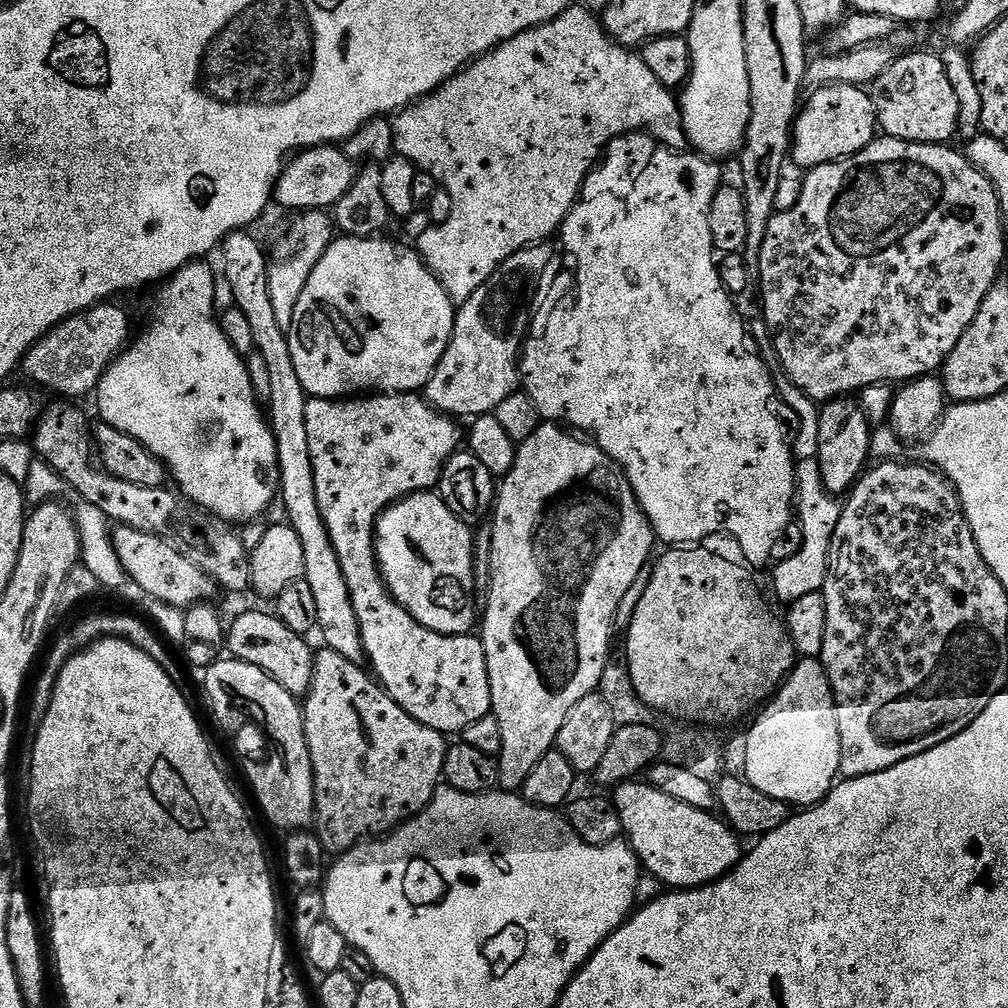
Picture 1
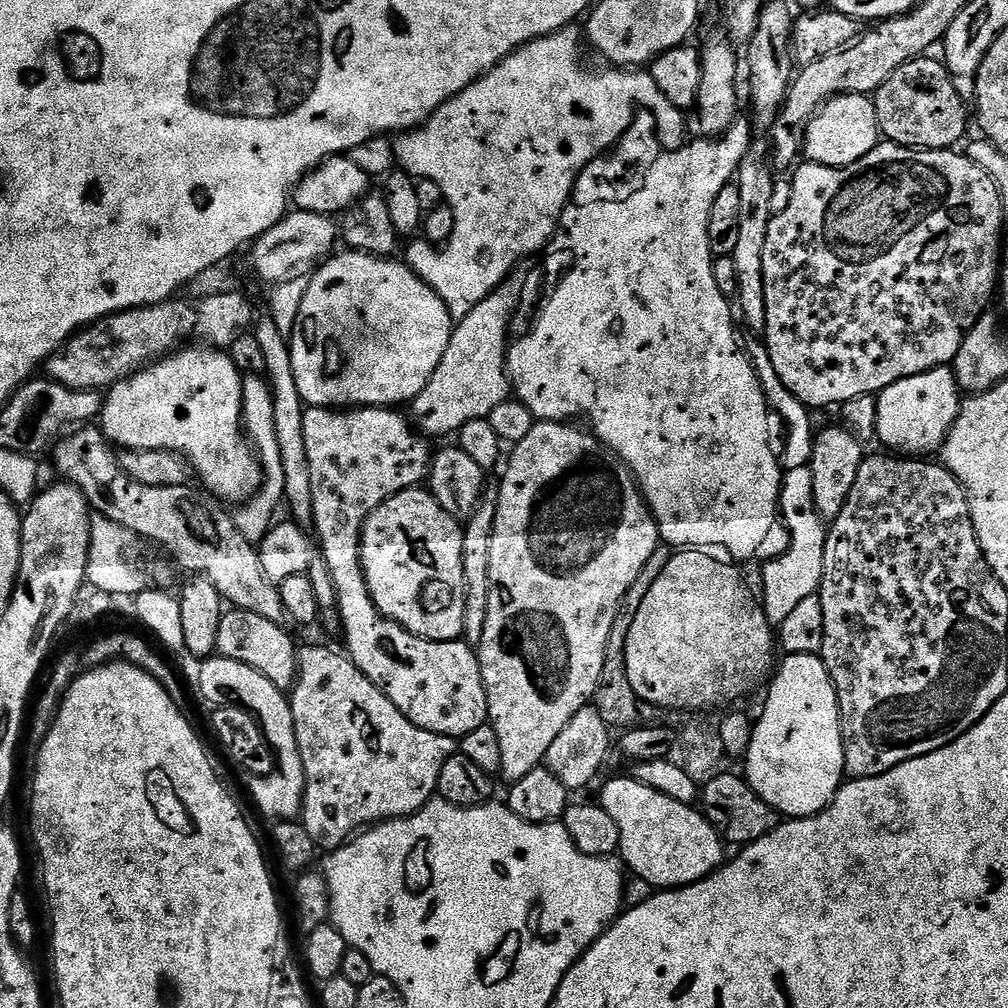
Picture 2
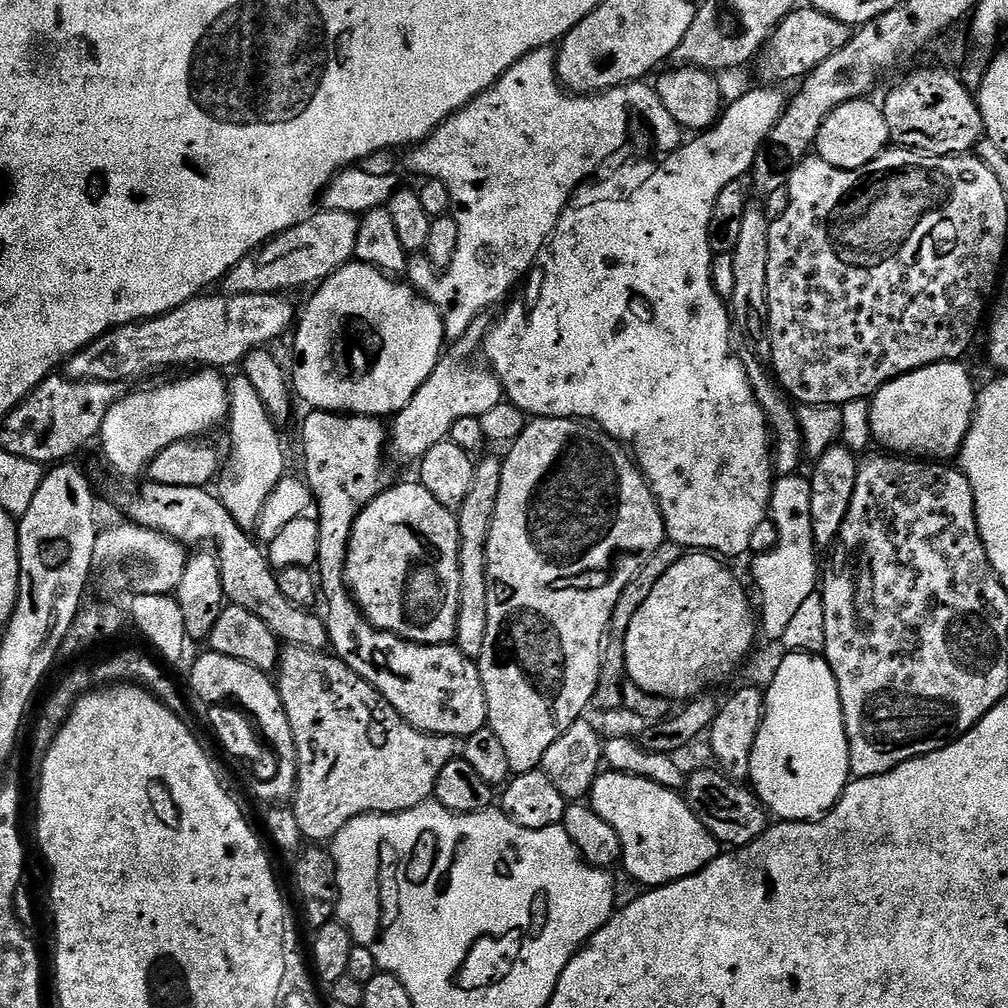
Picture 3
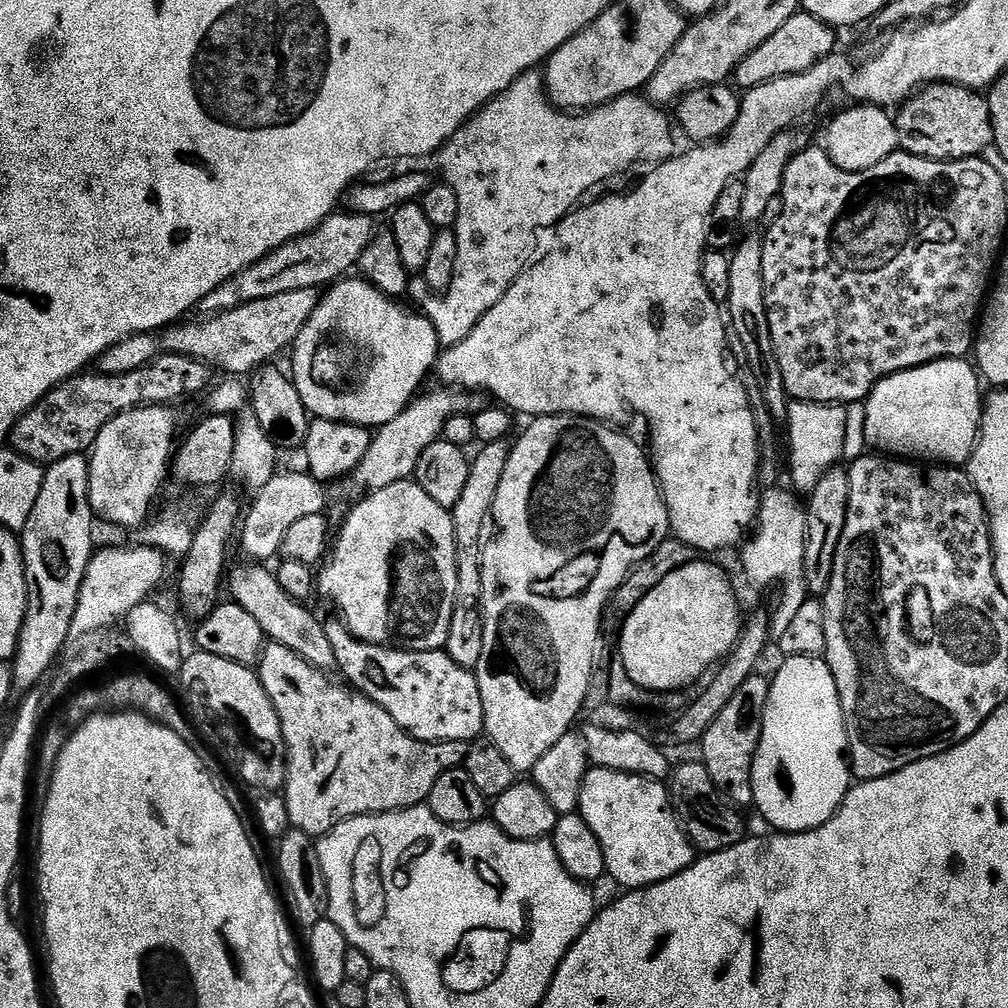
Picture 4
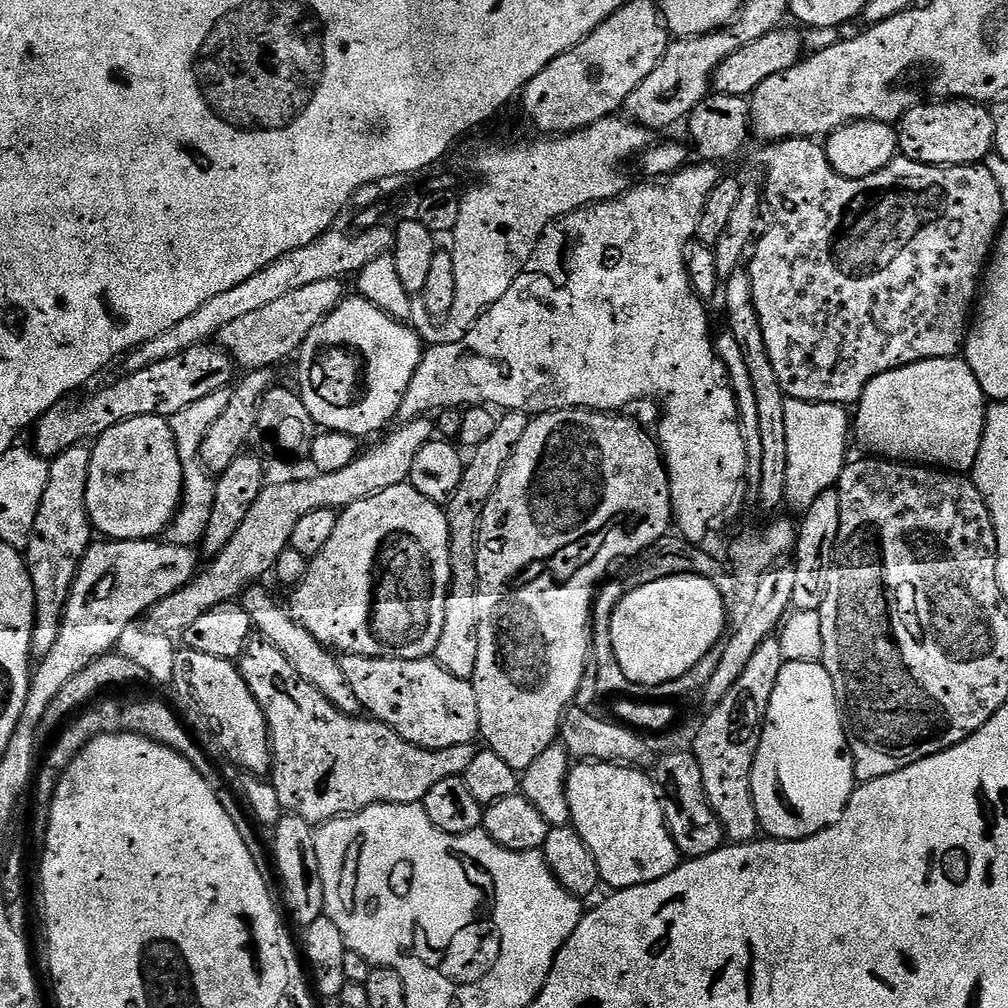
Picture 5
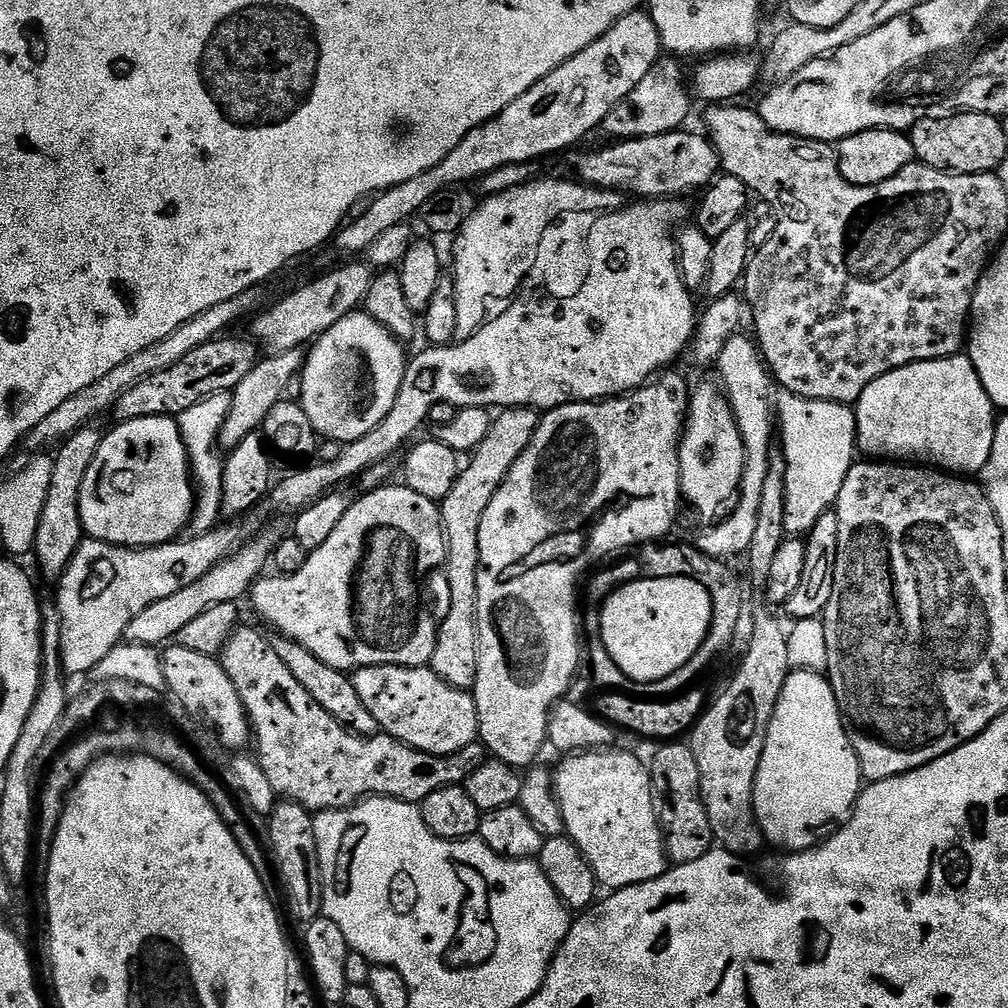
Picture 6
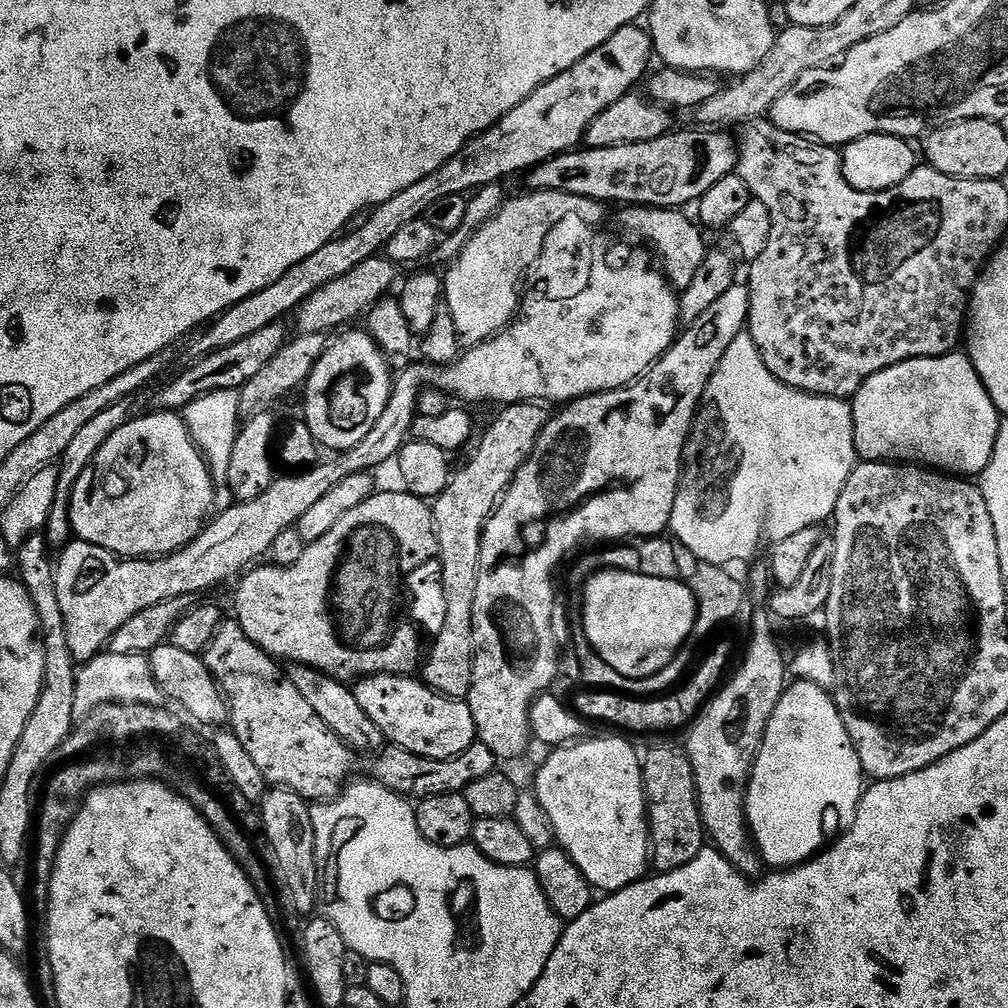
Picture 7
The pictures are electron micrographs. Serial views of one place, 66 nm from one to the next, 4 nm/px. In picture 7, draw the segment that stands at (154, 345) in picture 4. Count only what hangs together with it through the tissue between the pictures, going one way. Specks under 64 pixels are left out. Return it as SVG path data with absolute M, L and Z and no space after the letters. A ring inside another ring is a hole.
M387 255L371 256L362 262L362 266L354 266L348 274L342 274L340 278L334 278L332 282L326 282L320 290L314 290L312 294L294 313L297 329L306 334L335 333L343 329L351 320L356 320L365 315L369 308L372 308L377 301L383 299L392 283L396 280L397 265L388 259ZM346 324L346 325L343 325ZM335 328L338 328L335 330ZM333 331L333 332L332 332Z

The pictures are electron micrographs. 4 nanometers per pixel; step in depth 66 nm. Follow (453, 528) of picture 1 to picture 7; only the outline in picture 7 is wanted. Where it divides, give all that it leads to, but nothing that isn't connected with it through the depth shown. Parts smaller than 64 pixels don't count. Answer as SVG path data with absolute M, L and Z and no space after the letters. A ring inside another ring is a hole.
M380 490L366 497L362 506L354 506L354 510L342 517L330 534L307 545L302 558L298 558L294 566L253 567L239 581L241 584L236 592L234 616L250 642L277 661L305 664L345 682L378 674L407 676L415 673L421 663L422 636L412 622L392 624L396 616L396 603L402 600L402 588L396 584L396 572L400 572L400 568L418 570L416 564L422 566L427 560L437 559L439 551L429 501L403 490Z

